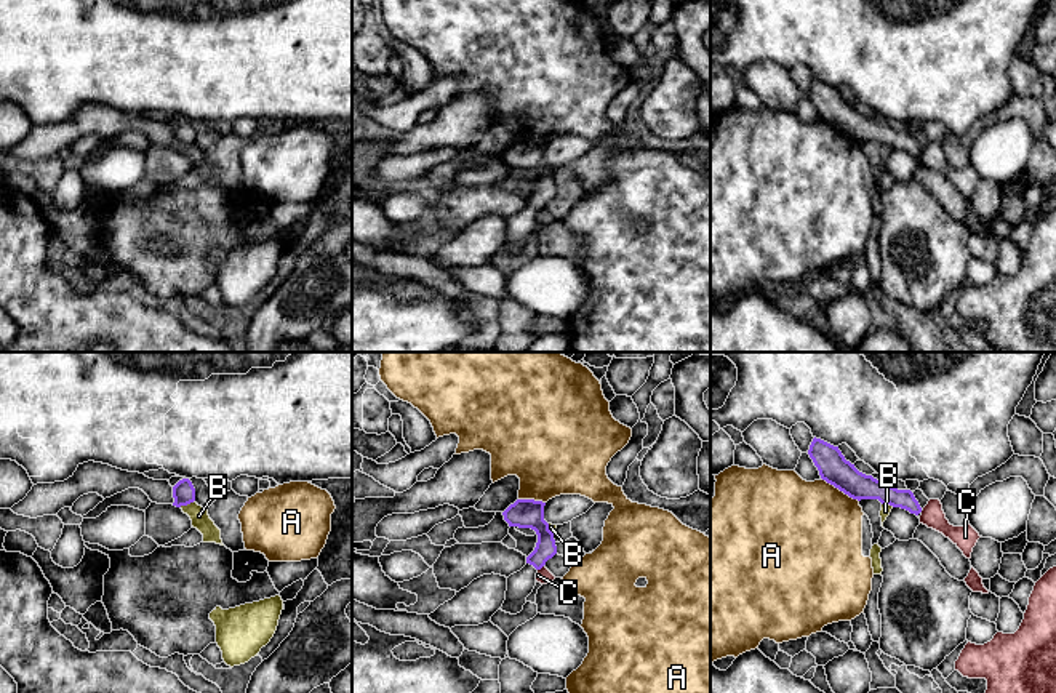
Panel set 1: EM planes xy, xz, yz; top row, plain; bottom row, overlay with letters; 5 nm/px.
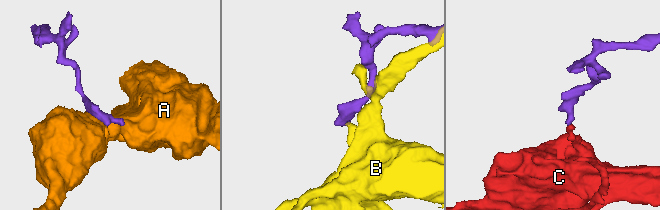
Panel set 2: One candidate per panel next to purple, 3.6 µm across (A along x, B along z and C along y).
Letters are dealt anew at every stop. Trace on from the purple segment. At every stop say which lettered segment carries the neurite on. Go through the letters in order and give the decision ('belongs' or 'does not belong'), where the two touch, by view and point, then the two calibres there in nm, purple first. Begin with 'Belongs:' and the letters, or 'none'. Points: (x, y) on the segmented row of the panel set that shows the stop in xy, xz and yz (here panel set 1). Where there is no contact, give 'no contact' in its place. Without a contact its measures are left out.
Belongs: none
A: does not belong | yz (840, 490) | 150/500 nm
B: does not belong | xy (186, 504) | 110/90 nm
C: does not belong | xz (540, 568) | 100/70 nm

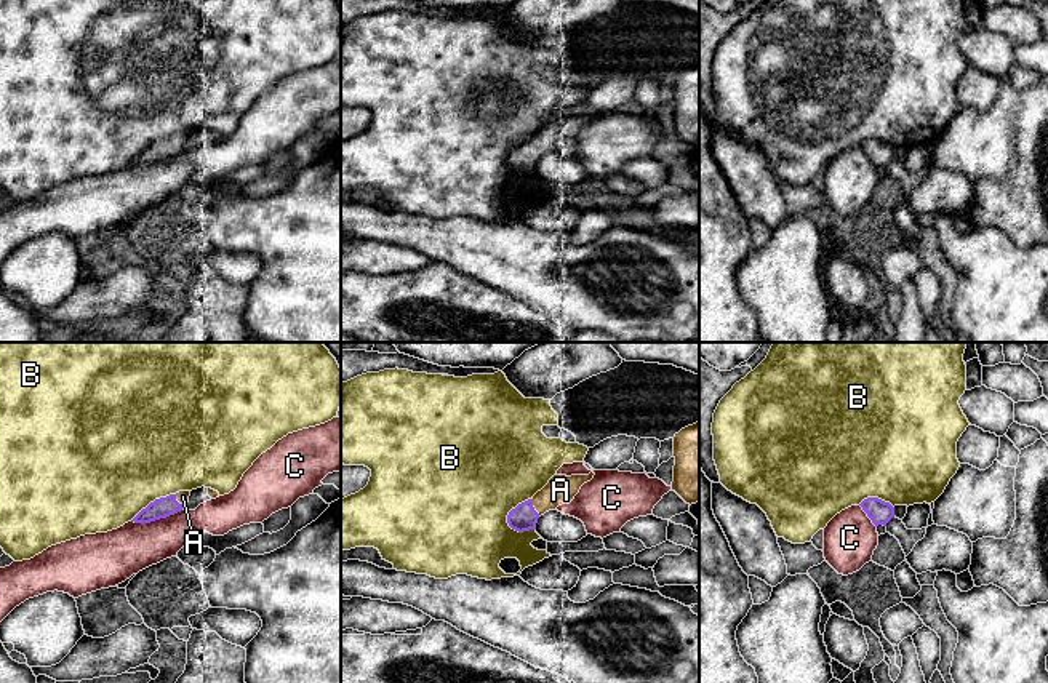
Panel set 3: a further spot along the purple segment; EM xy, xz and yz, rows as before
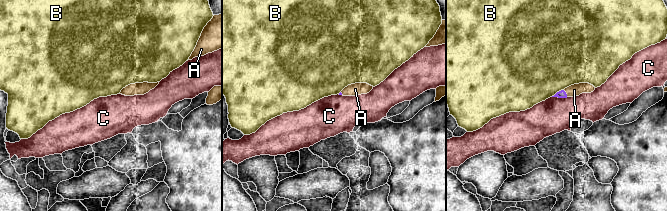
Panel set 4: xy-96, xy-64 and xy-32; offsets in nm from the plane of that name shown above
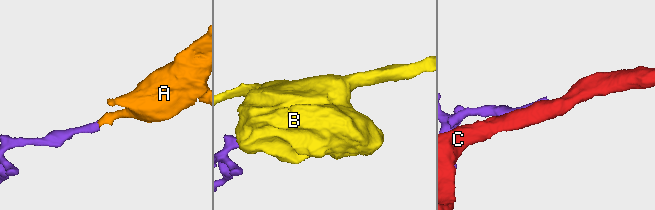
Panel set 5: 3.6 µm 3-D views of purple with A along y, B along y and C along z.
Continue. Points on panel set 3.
Belongs: A
A: belongs | xz (533, 507) | 140/140 nm
B: does not belong | xz (509, 514) | 140/480 nm
C: does not belong | xy (157, 519) | 100/240 nm

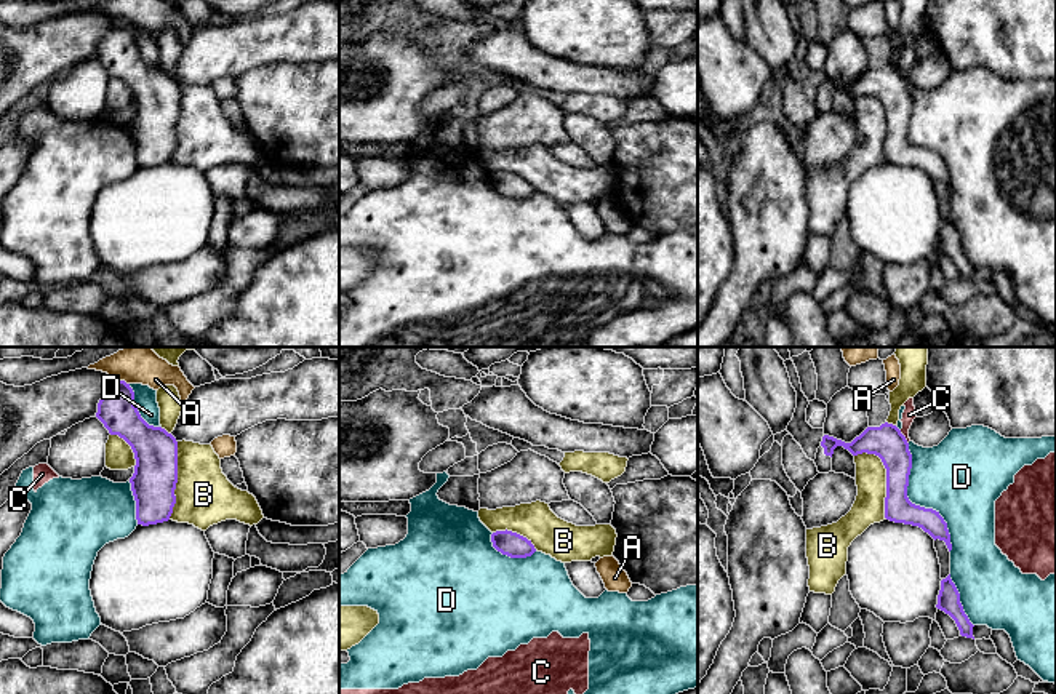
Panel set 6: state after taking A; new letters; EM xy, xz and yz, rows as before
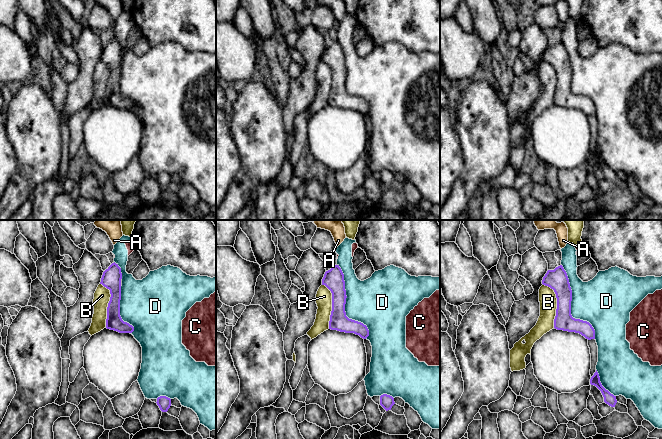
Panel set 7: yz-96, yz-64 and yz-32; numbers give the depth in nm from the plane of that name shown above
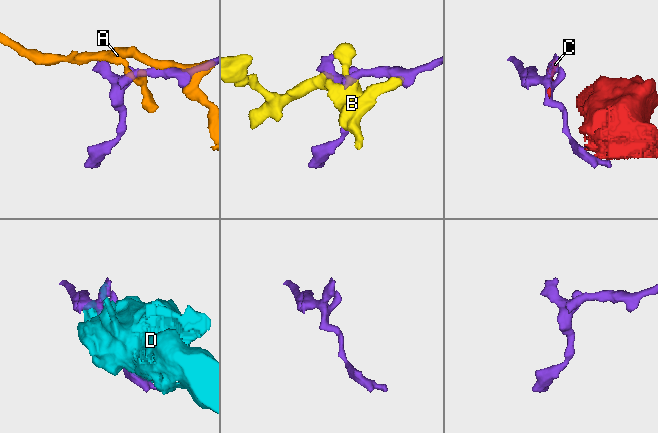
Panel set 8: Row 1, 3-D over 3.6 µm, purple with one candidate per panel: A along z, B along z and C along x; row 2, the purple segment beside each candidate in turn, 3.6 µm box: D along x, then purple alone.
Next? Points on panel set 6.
Belongs: none
A: does not belong | xy (124, 381) | 190/200 nm
B: does not belong | yz (887, 478) | 170/160 nm
C: does not belong | yz (904, 437) | 170/60 nm
D: does not belong | yz (914, 504) | 150/380 nm

